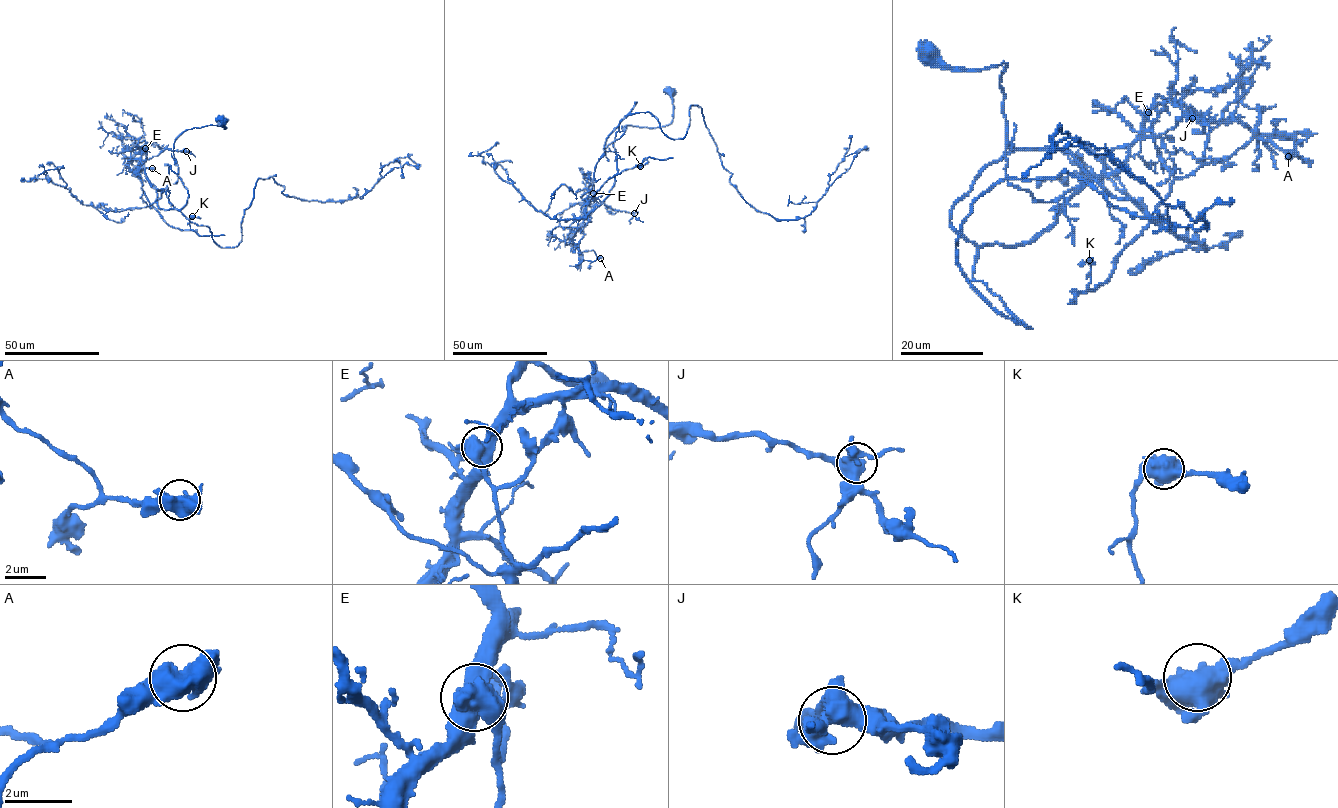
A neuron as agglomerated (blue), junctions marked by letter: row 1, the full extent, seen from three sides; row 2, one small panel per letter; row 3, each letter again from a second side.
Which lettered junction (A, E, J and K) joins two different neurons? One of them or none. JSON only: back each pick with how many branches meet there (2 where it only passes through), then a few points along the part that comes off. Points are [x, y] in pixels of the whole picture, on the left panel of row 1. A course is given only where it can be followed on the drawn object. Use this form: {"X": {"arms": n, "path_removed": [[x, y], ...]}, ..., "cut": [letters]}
{"E": {"arms": 4, "path_removed": [[146, 148], [147, 158], [138, 168], [141, 189], [161, 218], [169, 225], [193, 230], [200, 236], [224, 235]]}, "cut": ["E"]}

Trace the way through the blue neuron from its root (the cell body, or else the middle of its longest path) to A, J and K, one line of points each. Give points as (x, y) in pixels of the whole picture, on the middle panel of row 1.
A: (669, 92), (670, 123), (621, 126), (597, 163), (588, 188), (595, 207), (577, 247), (583, 260), (600, 258)
J: (669, 92), (671, 122), (654, 128), (621, 126), (625, 132), (605, 149), (589, 186), (613, 210), (634, 213)
K: (669, 92), (671, 122), (654, 128), (621, 126), (625, 132), (597, 163), (583, 205), (609, 178), (640, 166)

